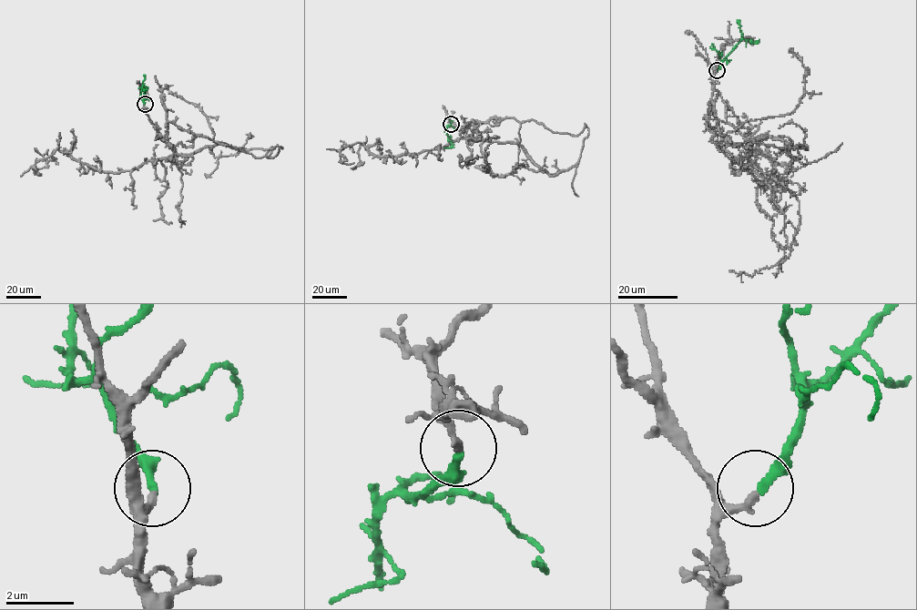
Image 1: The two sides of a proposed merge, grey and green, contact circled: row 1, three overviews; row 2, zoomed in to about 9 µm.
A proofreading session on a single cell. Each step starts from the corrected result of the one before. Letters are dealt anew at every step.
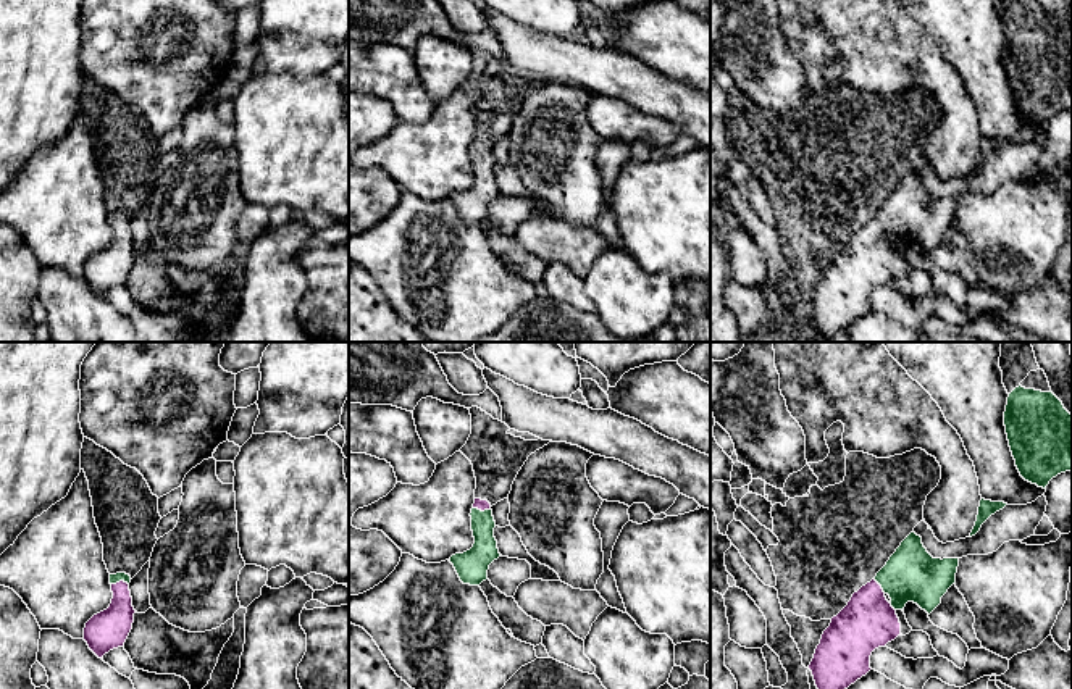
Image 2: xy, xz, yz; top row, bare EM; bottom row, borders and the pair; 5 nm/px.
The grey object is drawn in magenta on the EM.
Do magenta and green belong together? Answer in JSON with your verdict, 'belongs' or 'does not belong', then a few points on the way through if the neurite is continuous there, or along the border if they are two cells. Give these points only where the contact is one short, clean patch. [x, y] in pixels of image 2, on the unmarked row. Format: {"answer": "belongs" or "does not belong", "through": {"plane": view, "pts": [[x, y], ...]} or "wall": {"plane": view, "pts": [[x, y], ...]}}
{"answer": "belongs", "through": {"plane": "xy", "pts": [[108, 268], [120, 254], [120, 220], [120, 215]]}}

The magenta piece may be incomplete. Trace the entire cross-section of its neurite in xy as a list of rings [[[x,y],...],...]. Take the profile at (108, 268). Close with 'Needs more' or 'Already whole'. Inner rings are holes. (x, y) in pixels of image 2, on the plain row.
[[[126,211],[110,213],[111,242],[86,261],[84,279],[98,297],[103,297],[113,287],[123,286],[132,268],[136,248],[129,221],[131,215]]]. Needs more

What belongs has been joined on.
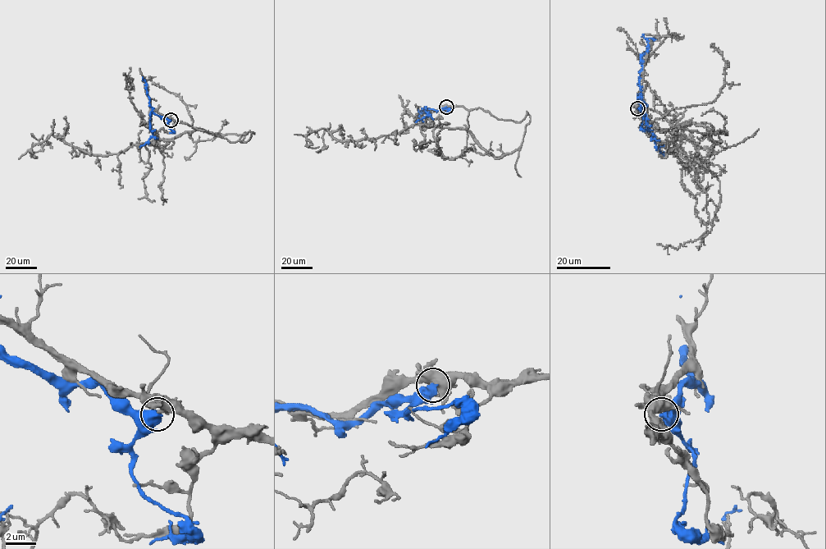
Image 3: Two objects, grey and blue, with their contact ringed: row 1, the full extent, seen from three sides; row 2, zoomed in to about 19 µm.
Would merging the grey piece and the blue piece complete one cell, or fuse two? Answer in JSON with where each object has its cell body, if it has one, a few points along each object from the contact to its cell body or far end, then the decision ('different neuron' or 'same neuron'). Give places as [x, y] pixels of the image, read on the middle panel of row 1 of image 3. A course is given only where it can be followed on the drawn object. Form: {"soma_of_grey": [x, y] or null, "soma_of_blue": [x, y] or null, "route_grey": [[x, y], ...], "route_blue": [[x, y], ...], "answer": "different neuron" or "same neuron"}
{"soma_of_grey": null, "soma_of_blue": null, "route_grey": [[446, 107], [530, 121], [499, 158], [465, 130], [431, 124], [357, 141], [321, 129], [306, 135], [318, 147]], "route_blue": [[446, 107], [438, 110], [426, 107], [428, 115], [415, 122]], "answer": "different neuron"}

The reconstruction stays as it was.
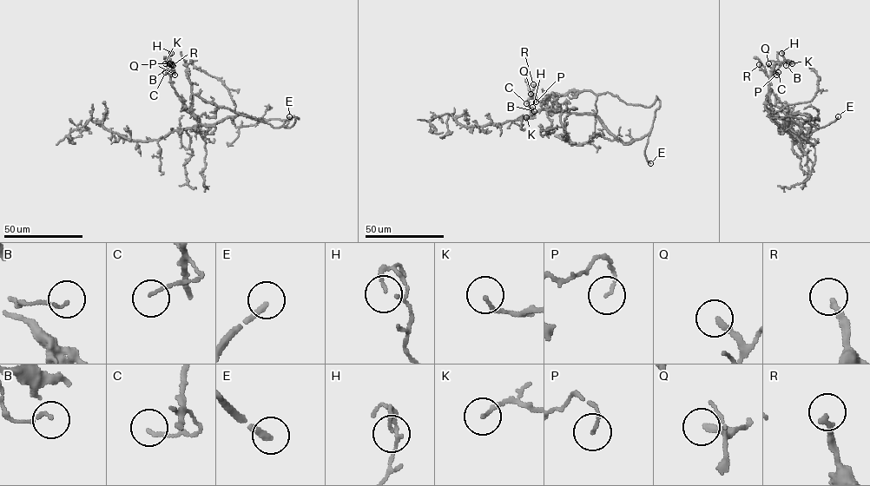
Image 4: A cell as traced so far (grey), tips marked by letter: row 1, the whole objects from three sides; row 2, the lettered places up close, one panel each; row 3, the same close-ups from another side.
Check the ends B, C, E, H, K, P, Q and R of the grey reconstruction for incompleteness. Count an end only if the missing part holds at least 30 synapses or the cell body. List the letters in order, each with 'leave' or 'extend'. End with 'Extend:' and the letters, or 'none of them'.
B: leave
C: leave
E: extend
H: leave
K: leave
P: leave
Q: leave
R: extend
Extend: E, R

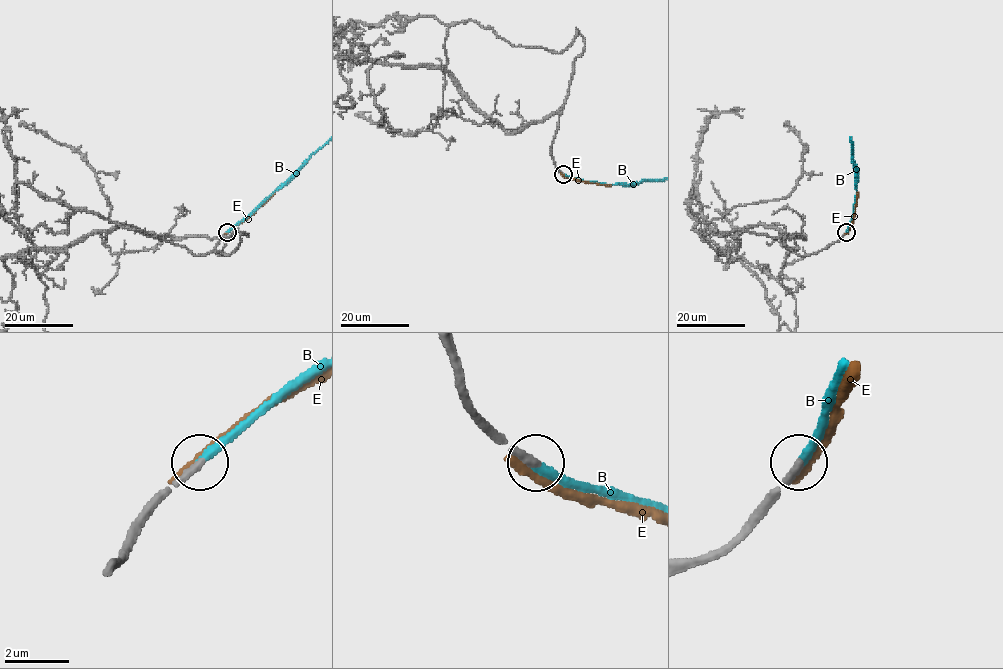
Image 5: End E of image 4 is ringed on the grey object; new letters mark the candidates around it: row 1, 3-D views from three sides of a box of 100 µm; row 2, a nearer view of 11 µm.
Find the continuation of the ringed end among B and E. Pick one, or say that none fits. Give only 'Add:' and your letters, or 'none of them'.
Add: B

